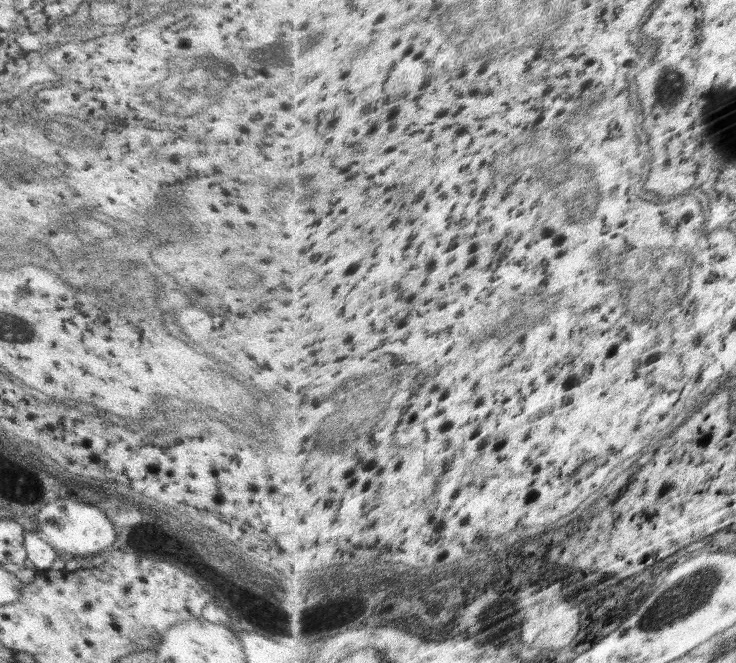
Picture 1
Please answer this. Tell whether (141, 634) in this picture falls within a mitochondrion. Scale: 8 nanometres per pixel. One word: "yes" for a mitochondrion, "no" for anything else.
yes

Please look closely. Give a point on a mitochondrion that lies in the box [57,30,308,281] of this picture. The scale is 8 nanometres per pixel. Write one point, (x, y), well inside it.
(165, 101)

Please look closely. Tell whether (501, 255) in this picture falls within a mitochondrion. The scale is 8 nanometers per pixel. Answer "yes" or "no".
no

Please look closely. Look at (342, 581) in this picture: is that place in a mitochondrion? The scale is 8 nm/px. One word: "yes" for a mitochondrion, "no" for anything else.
yes

